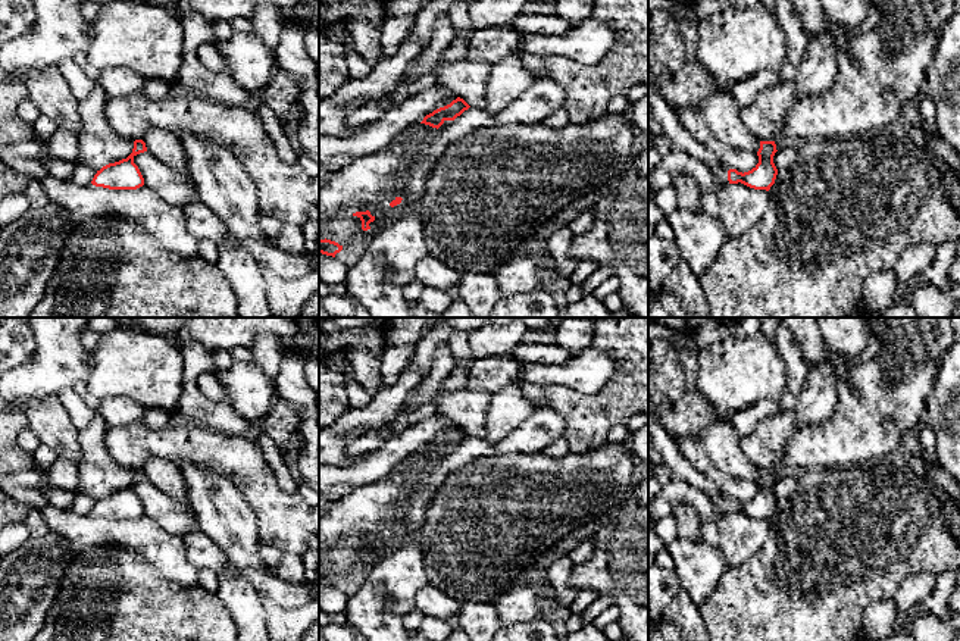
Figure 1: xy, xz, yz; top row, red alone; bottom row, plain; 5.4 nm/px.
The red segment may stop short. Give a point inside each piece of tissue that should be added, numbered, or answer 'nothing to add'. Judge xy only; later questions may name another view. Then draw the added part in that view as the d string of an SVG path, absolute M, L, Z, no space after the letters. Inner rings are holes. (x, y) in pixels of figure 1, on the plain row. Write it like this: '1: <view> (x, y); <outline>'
nothing to add

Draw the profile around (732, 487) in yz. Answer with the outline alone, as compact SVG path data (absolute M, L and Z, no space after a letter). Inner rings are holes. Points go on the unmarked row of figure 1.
M673 437L681 456L710 482L713 482L723 495L737 498L738 501L748 501L759 493L759 485L754 482L741 481L735 476L723 473L717 469L704 448L695 441L694 437Z

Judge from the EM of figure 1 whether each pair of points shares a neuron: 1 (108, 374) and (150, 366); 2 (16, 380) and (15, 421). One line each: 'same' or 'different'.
1: same
2: different

